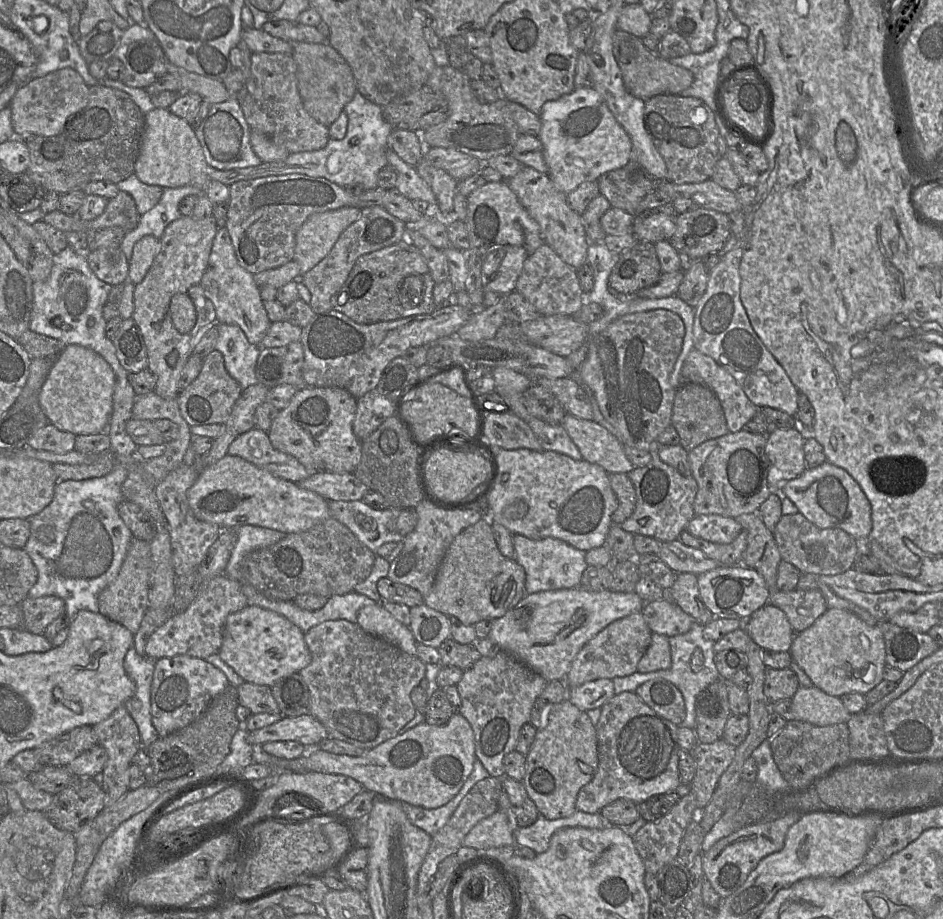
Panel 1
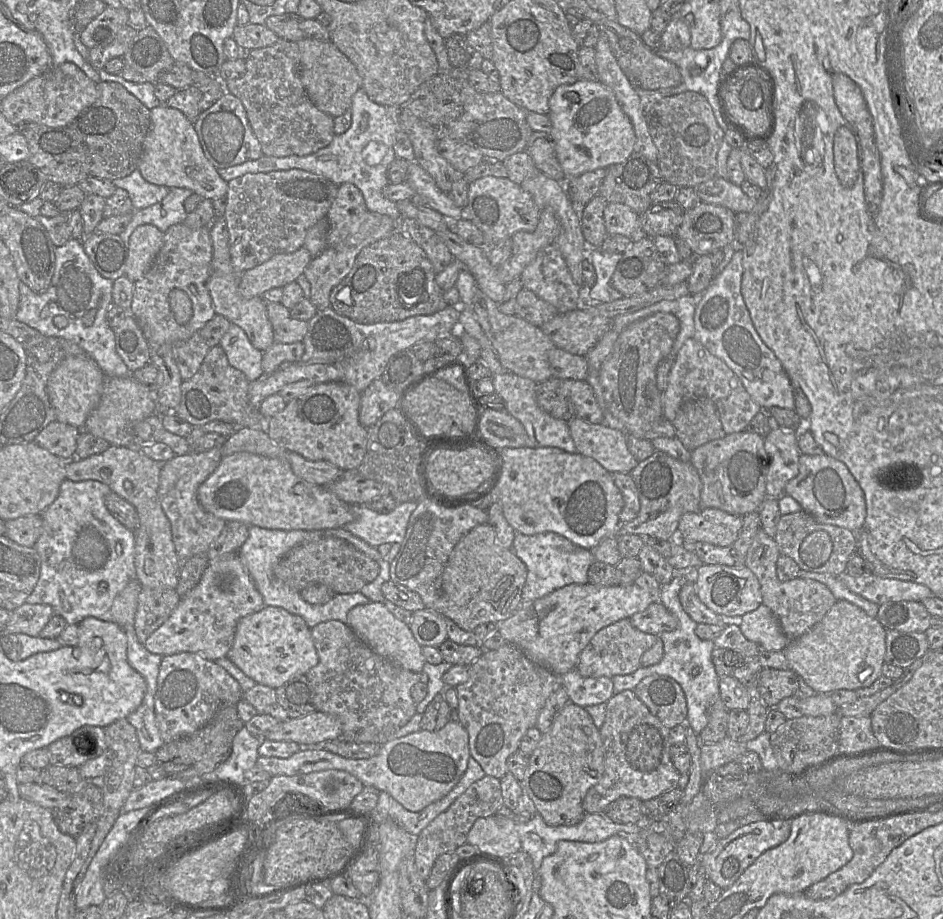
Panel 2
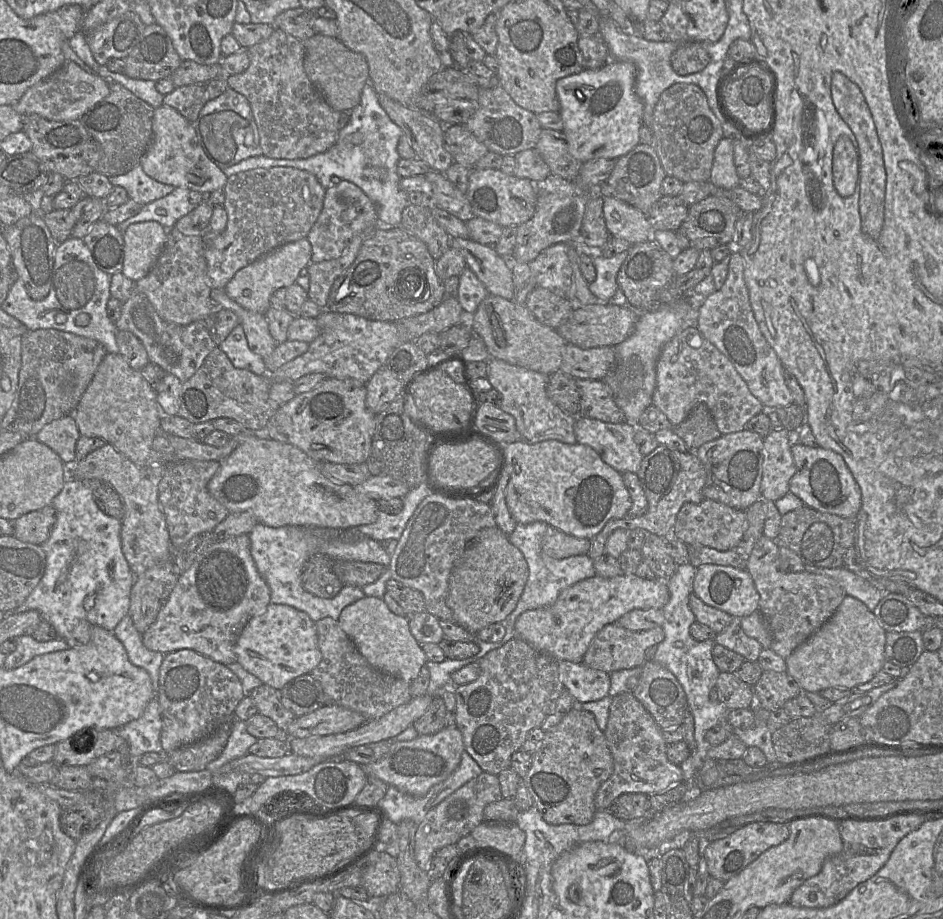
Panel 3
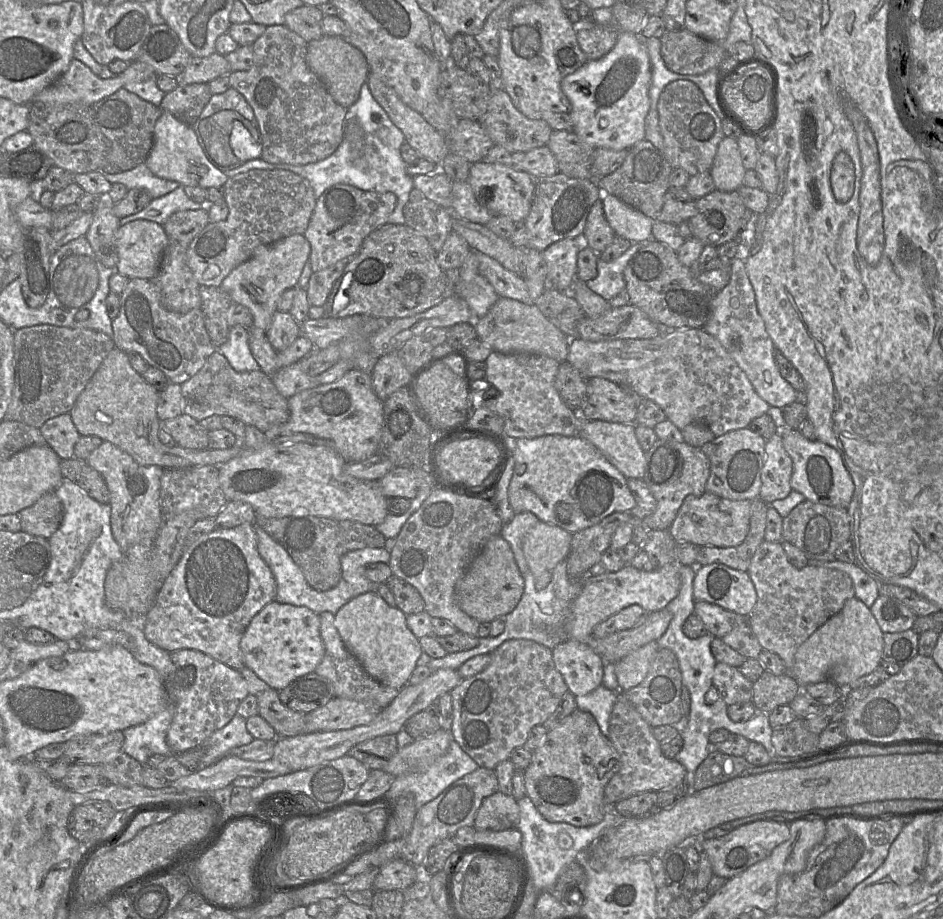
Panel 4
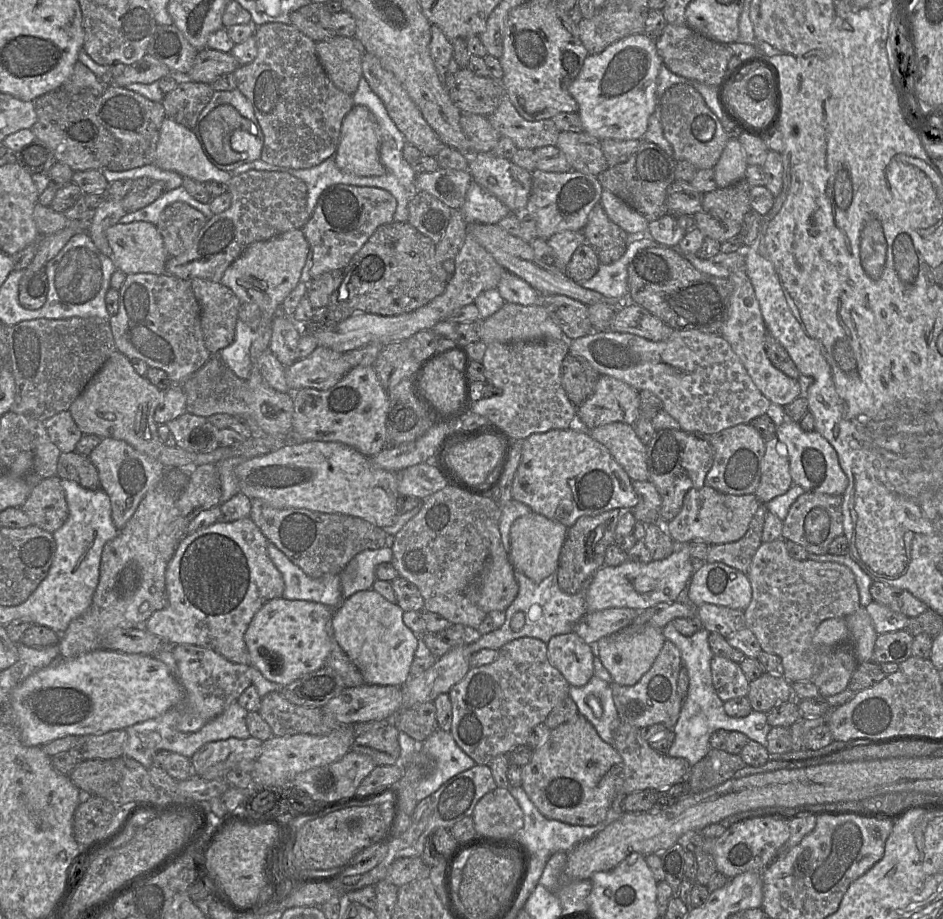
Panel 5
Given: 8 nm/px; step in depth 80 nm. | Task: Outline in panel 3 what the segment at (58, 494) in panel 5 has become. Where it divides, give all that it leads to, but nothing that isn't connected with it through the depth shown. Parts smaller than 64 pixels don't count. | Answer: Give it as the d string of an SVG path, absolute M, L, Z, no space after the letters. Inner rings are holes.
M47 505L13 521L13 535L22 542L41 545L50 537L55 522L56 510L52 505Z

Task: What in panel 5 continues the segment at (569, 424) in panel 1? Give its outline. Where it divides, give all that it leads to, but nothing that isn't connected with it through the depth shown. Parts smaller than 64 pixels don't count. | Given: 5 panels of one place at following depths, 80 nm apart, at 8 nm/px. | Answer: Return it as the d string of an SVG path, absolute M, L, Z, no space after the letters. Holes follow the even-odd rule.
M614 422L587 431L609 450L632 481L648 481L647 445L639 439L633 426Z

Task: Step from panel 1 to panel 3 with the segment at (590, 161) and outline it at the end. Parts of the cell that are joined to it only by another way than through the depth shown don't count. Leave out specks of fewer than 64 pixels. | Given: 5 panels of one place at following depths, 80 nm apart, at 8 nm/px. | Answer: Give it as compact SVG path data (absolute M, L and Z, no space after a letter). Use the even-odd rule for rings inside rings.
M610 60L598 70L584 69L557 81L563 133L574 158L582 163L597 158L617 159L640 144L643 103L635 92L636 75L633 63Z

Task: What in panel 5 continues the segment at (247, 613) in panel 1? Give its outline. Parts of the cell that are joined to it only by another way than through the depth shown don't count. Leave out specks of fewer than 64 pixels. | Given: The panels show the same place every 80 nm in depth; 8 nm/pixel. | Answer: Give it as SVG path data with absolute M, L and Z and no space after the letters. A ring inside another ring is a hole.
M282 597L269 600L254 615L244 635L250 666L257 668L267 680L281 686L322 668L331 651L327 622L334 612L335 609L329 606L305 600Z

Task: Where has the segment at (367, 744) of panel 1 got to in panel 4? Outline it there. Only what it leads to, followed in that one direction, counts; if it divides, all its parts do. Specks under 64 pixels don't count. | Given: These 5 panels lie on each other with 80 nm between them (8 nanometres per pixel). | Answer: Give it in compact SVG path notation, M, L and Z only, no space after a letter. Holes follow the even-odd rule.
M325 611L320 615L320 634L324 644L324 656L316 667L318 675L328 679L333 687L333 697L346 698L364 703L368 708L383 710L399 694L401 689L381 684L364 670L358 659L347 649L336 627L334 615Z

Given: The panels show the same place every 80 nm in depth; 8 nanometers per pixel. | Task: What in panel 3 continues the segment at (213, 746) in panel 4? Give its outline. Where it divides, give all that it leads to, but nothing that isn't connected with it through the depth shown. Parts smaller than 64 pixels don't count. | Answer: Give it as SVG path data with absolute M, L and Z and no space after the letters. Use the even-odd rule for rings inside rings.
M233 719L231 733L225 749L217 759L207 765L206 769L211 772L217 772L221 766L229 761L249 754L249 748L257 740L257 738L248 733L245 721Z

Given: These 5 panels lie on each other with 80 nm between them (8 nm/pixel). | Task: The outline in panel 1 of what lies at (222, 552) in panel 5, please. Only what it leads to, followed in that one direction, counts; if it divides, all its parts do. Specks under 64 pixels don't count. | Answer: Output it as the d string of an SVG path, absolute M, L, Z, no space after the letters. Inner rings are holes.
M221 574L201 585L191 605L182 613L172 616L148 639L145 652L152 660L170 658L178 655L207 659L218 654L223 640L223 630L227 617L248 606L241 584Z

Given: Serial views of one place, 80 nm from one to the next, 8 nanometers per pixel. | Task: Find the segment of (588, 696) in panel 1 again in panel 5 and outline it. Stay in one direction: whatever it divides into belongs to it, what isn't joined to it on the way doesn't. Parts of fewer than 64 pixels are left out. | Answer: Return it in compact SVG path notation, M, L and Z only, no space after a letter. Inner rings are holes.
M575 632L553 636L547 645L547 655L569 685L581 687L594 676L593 647Z

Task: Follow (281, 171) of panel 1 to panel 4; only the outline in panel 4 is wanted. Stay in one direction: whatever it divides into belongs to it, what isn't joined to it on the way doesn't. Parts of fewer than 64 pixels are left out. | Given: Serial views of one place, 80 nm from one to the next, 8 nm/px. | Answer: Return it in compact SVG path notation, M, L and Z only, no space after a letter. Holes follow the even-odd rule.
M367 82L363 83L358 100L348 108L347 121L357 122L365 133L364 147L357 157L352 156L352 150L347 140L343 139L337 150L329 157L319 162L306 165L271 164L262 159L250 160L241 166L224 172L229 178L252 169L287 170L307 179L318 199L328 188L336 184L348 184L364 191L379 193L391 192L397 198L394 211L388 218L389 224L405 224L404 207L409 202L409 193L413 187L413 177L406 171L407 164L403 161L400 148L405 142L403 132L390 120L388 114L374 99Z

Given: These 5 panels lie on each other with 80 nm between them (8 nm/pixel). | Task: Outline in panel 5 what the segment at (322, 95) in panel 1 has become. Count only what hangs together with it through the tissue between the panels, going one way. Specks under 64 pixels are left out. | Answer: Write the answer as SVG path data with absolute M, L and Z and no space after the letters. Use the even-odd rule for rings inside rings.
M335 36L316 42L316 53L326 74L341 91L353 95L363 77L362 57L365 53L354 38Z

